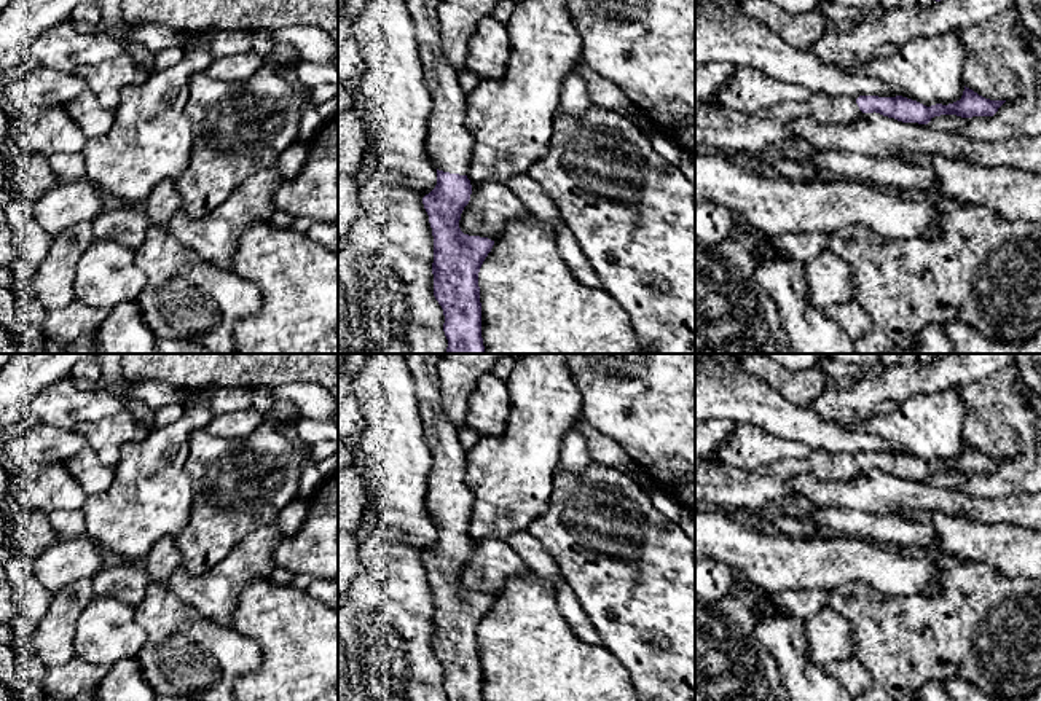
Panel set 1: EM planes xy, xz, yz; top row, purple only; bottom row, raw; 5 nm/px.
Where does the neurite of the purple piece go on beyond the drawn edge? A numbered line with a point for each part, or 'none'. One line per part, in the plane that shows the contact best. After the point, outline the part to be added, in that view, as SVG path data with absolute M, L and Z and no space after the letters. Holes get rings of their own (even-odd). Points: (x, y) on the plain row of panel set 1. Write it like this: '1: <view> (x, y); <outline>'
1: xz (450, 501); M407 354L422 419L422 430L432 454L427 481L427 511L438 527L467 532L473 492L466 481L466 449L458 427L440 409L440 376L437 366L445 354Z

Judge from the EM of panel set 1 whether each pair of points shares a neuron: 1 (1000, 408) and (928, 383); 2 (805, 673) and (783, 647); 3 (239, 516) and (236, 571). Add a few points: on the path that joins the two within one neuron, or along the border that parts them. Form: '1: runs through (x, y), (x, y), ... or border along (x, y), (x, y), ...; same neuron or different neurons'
1: border along (989, 375), (952, 387); different neurons
2: runs through (799, 666), (789, 654); same neuron
3: border along (271, 524), (255, 528), (246, 534), (211, 567); different neurons

